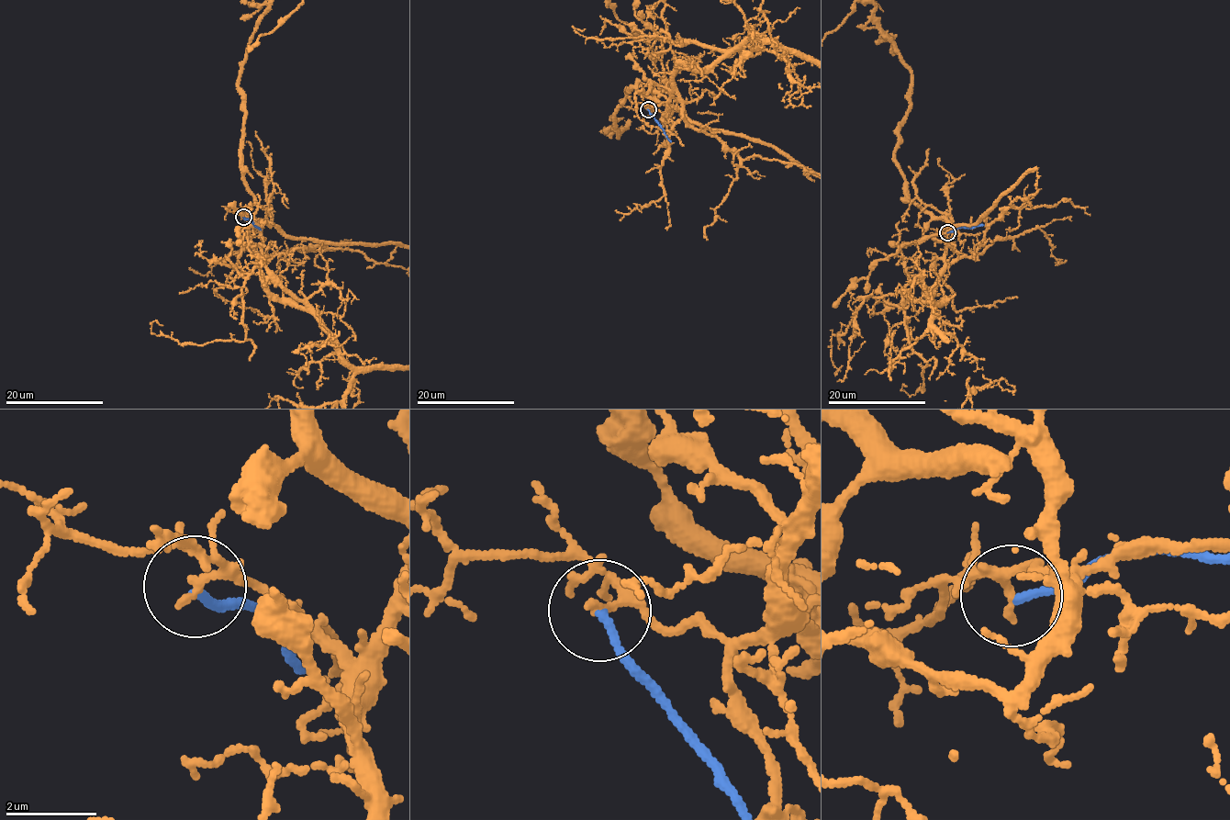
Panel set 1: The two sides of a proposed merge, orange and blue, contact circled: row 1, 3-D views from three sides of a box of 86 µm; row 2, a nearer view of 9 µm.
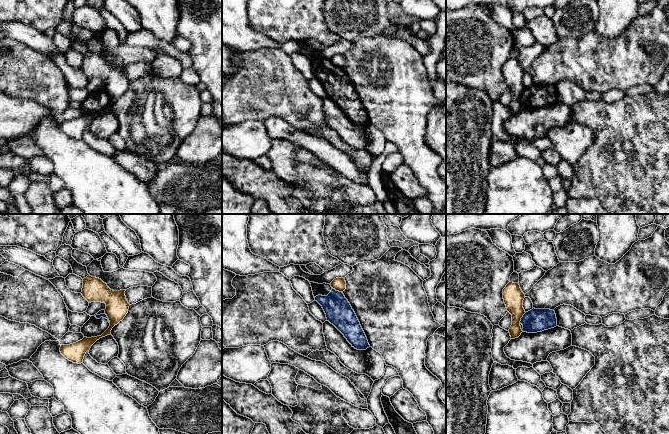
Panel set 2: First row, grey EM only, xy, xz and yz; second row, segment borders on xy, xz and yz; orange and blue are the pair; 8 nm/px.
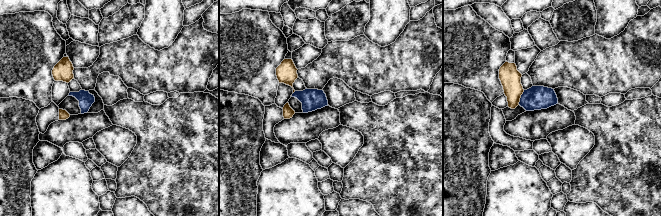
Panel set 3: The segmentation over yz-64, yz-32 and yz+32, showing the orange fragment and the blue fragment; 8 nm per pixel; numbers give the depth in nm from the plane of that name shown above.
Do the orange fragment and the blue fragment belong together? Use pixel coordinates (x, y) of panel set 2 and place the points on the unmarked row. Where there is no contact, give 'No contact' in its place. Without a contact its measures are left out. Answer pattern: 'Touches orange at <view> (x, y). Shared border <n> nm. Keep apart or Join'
Touches orange at yz (522, 92). Shared border 110 nm. Keep apart

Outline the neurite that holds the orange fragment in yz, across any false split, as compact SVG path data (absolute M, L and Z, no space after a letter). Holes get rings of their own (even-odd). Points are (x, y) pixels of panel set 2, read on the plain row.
M509 58L503 65L503 75L507 87L512 91L512 101L508 106L511 115L518 114L523 108L520 102L520 97L526 89L523 84L523 76L525 70L522 68L519 59Z

